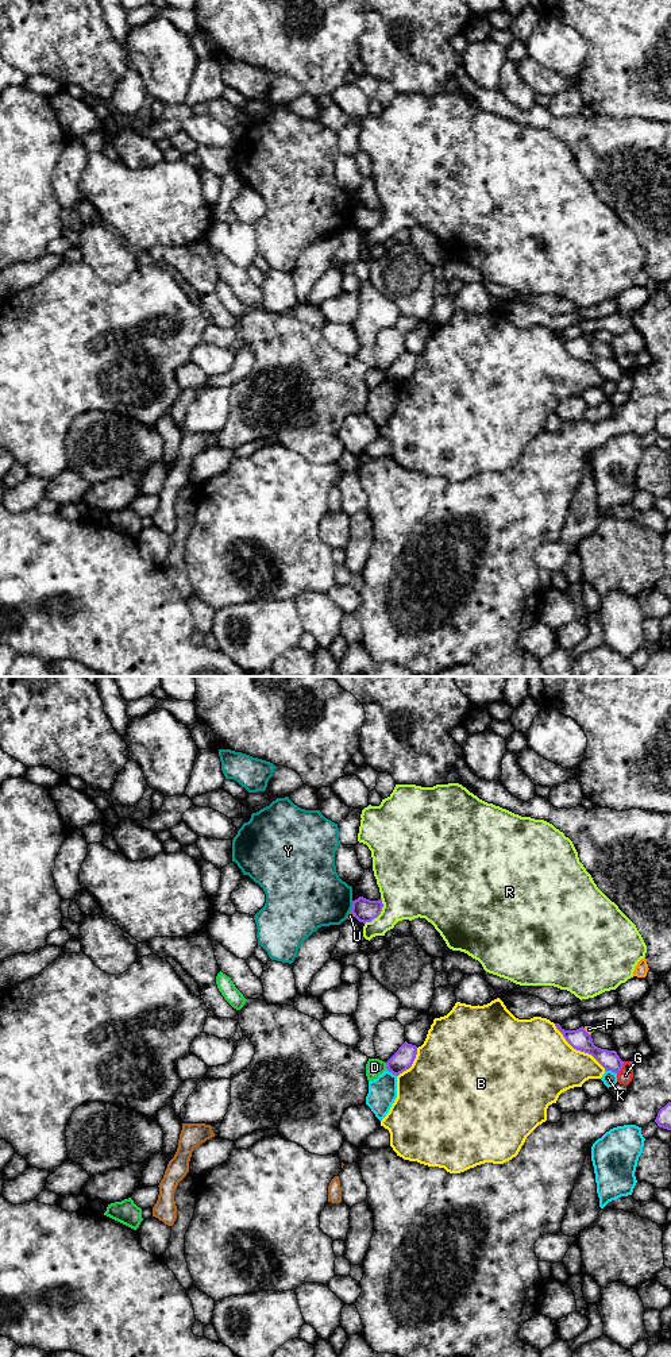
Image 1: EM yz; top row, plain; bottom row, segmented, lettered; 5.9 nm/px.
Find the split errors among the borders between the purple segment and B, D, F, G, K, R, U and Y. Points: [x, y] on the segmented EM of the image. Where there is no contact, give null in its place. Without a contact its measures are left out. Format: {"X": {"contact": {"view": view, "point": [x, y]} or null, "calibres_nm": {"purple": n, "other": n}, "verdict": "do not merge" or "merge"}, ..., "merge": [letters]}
{"B": {"contact": {"view": "yz", "point": [578, 1049]}, "calibres_nm": {"purple": 120, "other": 440}, "verdict": "do not merge"}, "D": {"contact": {"view": "yz", "point": [386, 1066]}, "calibres_nm": {"purple": 120, "other": 110}, "verdict": "do not merge"}, "F": {"contact": {"view": "yz", "point": [586, 1032]}, "calibres_nm": {"purple": 120, "other": 50}, "verdict": "do not merge"}, "G": {"contact": {"view": "yz", "point": [621, 1067]}, "calibres_nm": {"purple": 110, "other": 90}, "verdict": "do not merge"}, "K": {"contact": {"view": "yz", "point": [610, 1070]}, "calibres_nm": {"purple": 120, "other": 90}, "verdict": "do not merge"}, "R": {"contact": {"view": "yz", "point": [380, 913]}, "calibres_nm": {"purple": 140, "other": 380}, "verdict": "do not merge"}, "U": {"contact": {"view": "yz", "point": [353, 913]}, "calibres_nm": {"purple": 140, "other": 30}, "verdict": "do not merge"}, "Y": {"contact": {"view": "yz", "point": [353, 906]}, "calibres_nm": {"purple": 140, "other": 380}, "verdict": "do not merge"}, "merge": []}

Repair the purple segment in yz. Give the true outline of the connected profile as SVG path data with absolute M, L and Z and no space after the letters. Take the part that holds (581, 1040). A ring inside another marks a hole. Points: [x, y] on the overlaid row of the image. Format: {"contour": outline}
{"contour": "M555 1023L555 1026L574 1049L591 1055L605 1071L614 1073L621 1071L624 1061L617 1052L595 1046L591 1034L583 1026L576 1030L564 1030L559 1023Z"}

